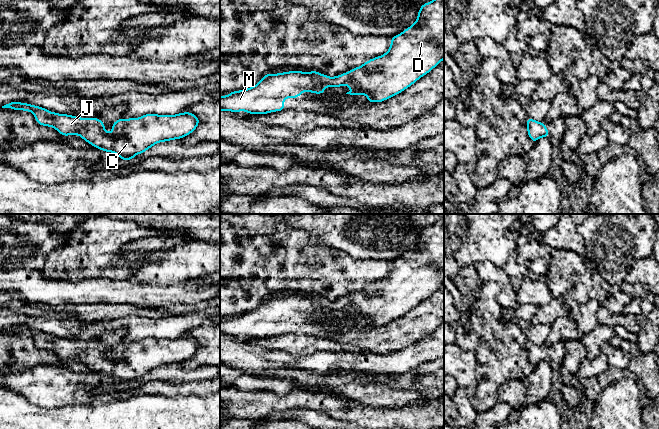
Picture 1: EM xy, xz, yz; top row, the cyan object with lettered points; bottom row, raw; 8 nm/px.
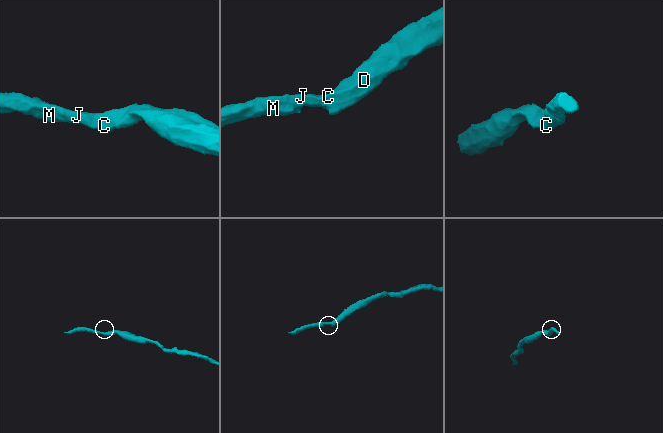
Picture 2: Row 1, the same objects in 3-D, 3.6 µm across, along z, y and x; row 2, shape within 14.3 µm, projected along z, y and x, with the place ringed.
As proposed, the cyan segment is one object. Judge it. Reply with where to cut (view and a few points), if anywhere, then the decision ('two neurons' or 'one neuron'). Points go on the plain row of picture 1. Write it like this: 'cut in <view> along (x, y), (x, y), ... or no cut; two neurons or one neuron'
no cut; one neuron

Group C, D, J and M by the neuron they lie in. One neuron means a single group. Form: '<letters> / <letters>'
C D J M

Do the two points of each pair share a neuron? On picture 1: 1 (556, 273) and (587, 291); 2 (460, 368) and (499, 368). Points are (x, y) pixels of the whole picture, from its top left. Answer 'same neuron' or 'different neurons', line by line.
1: same neuron
2: different neurons

